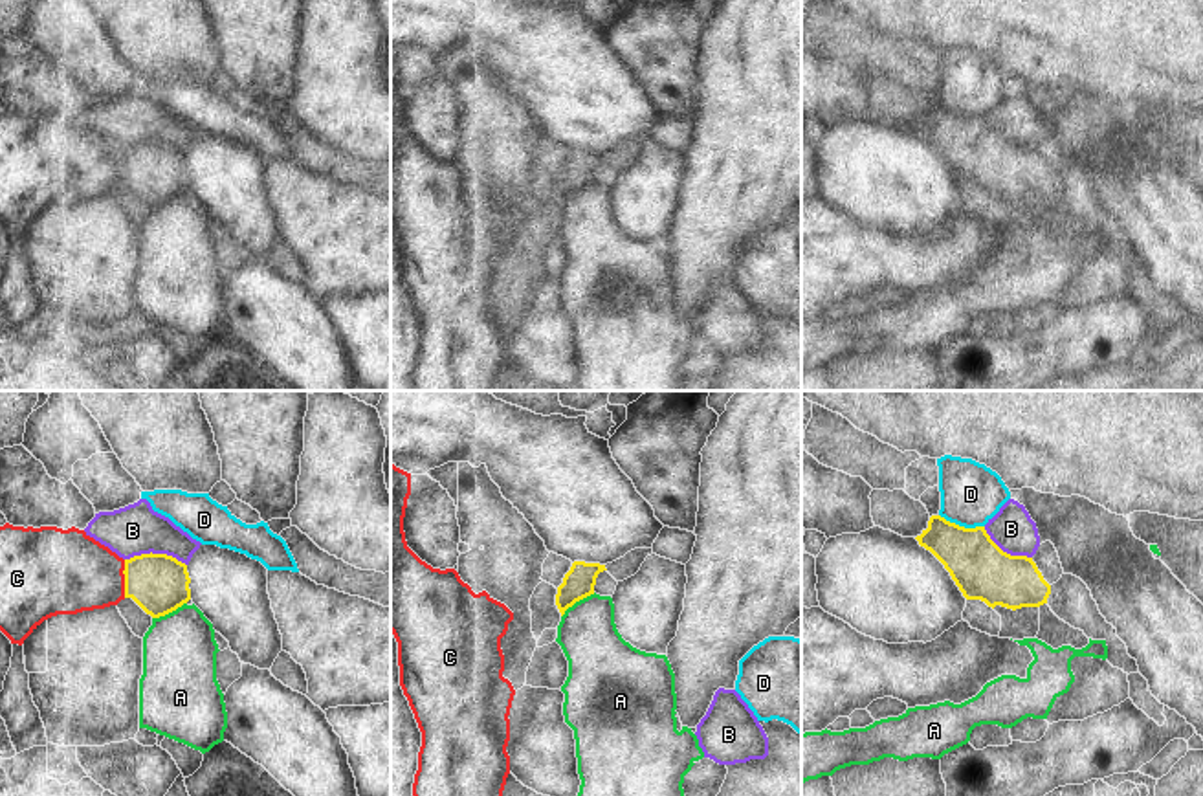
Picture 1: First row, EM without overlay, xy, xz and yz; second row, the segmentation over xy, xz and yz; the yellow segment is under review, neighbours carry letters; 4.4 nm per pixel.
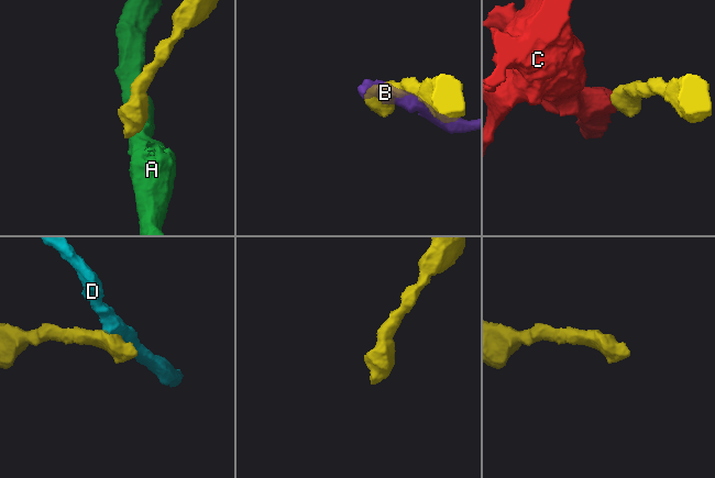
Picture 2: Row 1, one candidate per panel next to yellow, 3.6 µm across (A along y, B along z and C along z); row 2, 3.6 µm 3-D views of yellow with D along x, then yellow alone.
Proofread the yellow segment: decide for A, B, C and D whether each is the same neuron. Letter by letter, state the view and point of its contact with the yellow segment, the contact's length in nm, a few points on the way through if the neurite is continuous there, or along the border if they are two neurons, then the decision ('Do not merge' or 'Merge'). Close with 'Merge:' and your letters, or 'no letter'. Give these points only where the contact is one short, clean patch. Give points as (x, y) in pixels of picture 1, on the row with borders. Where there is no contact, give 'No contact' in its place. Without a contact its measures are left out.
A: Touches yellow at xz (576, 600). Shared border 190 nm. Boundary: xz (595, 593), (576, 600), (562, 617). Do not merge
B: Touches yellow at xy (156, 554). Shared border 280 nm. Do not merge
C: Touches yellow at xy (125, 578). Shared border 170 nm. Boundary: xy (125, 560), (123, 596). Do not merge
D: Touches yellow at yz (961, 527). Shared border 200 nm. Boundary: yz (939, 514), (965, 527), (983, 527). Do not merge
Merge: no letter

